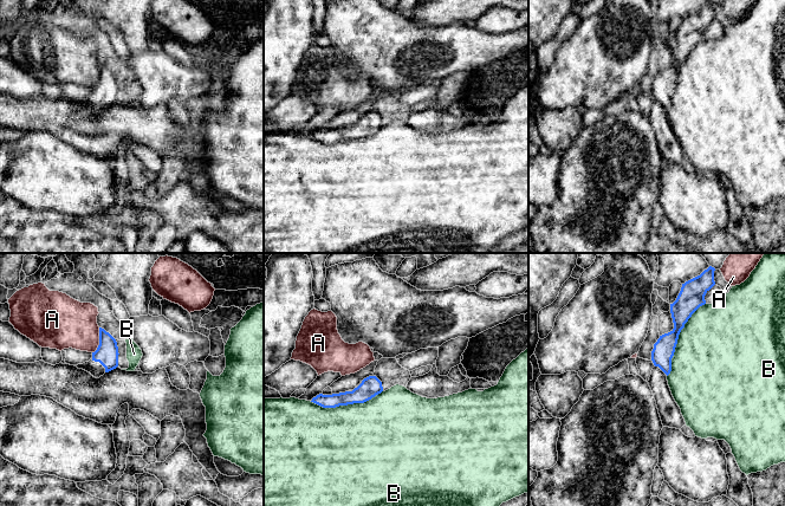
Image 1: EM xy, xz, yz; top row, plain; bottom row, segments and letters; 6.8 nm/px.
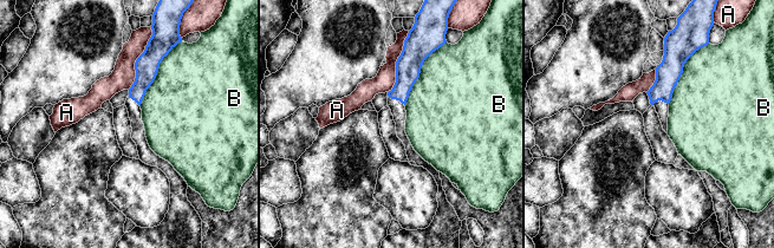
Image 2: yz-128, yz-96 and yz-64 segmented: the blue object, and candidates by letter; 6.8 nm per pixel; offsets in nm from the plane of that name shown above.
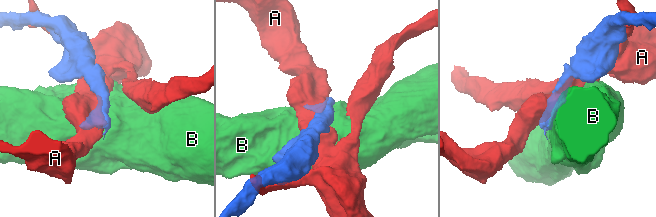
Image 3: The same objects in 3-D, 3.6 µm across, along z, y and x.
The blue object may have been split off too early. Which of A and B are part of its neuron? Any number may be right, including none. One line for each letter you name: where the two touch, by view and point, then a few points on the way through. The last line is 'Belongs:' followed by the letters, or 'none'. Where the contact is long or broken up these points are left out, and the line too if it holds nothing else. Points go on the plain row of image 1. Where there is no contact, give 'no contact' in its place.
Belongs: none

